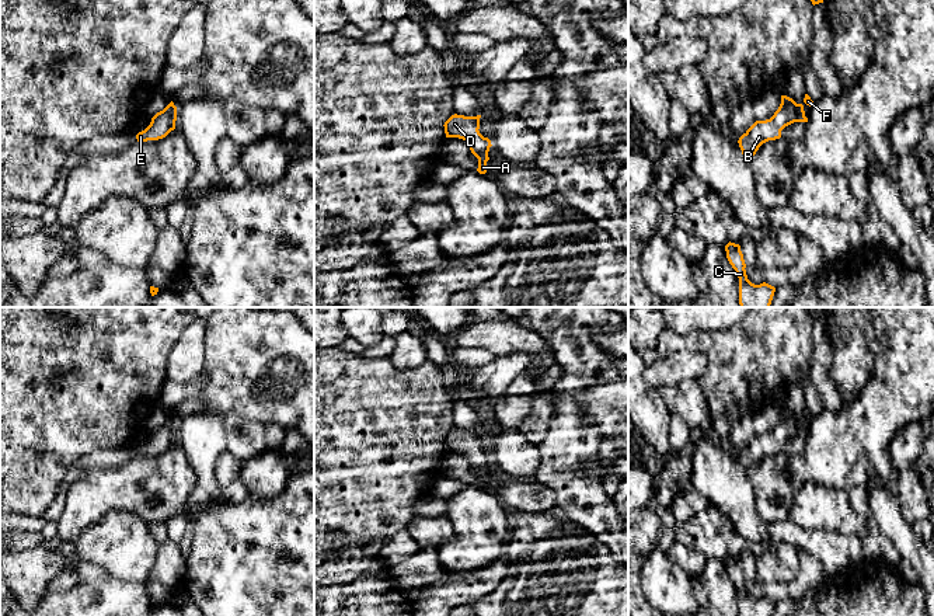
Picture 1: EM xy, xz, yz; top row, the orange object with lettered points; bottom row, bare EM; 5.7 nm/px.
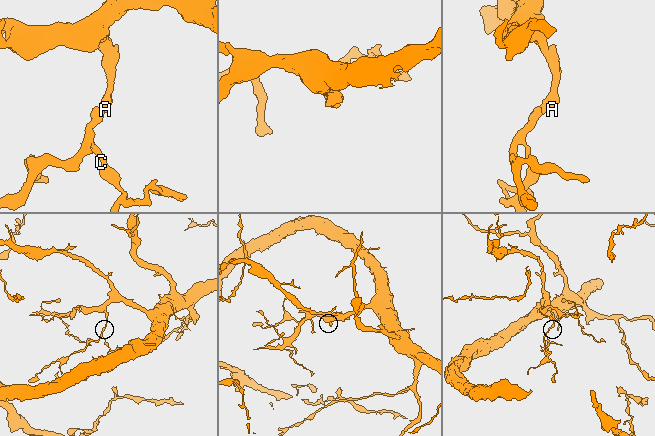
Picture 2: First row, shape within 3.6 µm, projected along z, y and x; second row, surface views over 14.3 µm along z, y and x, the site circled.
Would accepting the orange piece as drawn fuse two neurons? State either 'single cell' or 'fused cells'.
single cell

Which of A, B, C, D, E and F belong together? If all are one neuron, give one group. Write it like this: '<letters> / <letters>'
A B C D E F

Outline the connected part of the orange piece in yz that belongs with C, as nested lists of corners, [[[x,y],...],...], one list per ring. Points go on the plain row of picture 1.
[[[729,556],[725,560],[725,565],[729,578],[739,592],[739,616],[771,616],[776,602],[766,596],[754,599],[747,594],[740,560]]]

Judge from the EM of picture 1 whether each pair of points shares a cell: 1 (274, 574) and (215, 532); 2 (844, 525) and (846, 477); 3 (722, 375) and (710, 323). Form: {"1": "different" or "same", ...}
{"1": "same", "2": "different", "3": "different"}

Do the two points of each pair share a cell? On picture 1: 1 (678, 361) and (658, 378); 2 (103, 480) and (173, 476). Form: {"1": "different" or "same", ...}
{"1": "same", "2": "same"}

